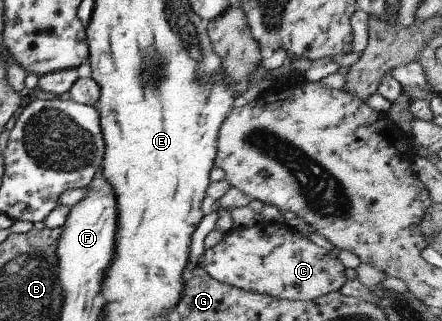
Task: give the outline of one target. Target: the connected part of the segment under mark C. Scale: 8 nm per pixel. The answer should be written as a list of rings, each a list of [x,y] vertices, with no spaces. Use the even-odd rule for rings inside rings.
[[[260,222],[254,226],[232,228],[226,232],[225,237],[203,252],[204,260],[199,265],[204,272],[218,282],[230,286],[252,291],[262,295],[268,295],[274,299],[286,299],[289,301],[316,300],[320,296],[326,296],[330,292],[340,290],[340,287],[347,278],[344,266],[340,263],[335,254],[322,247],[318,247],[308,238],[289,230],[285,224]]]

